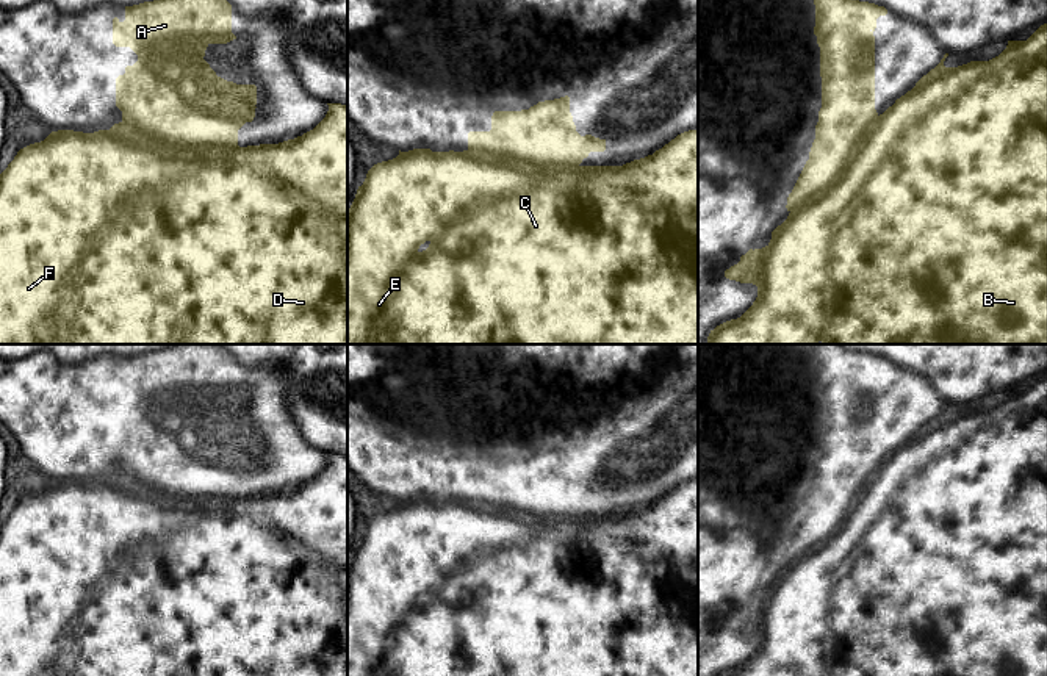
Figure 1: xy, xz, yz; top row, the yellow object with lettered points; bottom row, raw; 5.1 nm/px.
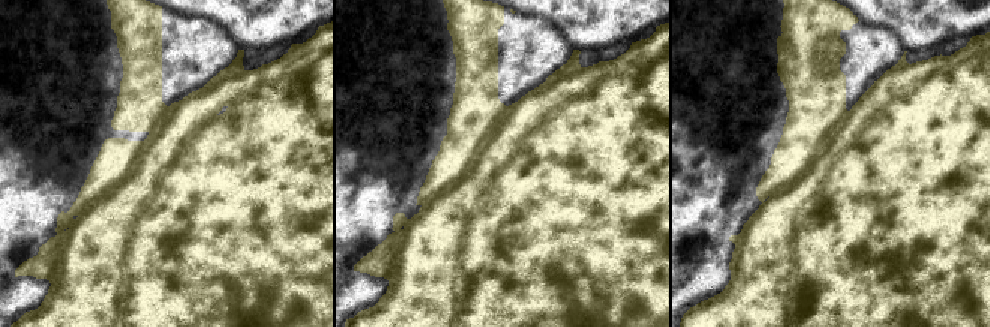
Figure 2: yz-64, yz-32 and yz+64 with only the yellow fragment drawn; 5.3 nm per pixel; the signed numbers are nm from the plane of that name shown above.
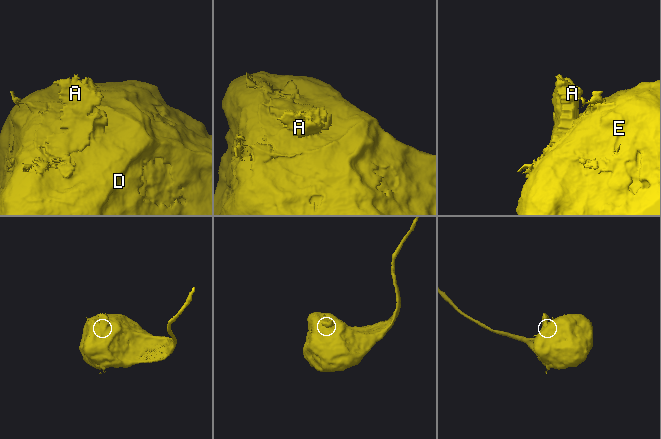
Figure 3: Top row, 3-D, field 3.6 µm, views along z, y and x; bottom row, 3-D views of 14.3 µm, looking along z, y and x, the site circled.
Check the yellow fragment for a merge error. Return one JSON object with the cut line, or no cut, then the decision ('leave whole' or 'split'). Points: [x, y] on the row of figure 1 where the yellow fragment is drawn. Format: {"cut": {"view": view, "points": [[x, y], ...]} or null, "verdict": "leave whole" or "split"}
{"cut": {"view": "xy", "points": [[122, 121], [183, 149], [237, 146]]}, "verdict": "split"}

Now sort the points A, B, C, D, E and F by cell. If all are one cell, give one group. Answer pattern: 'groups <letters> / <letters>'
groups A / B C D E F

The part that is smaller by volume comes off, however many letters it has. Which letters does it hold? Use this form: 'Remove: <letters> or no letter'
Remove: A

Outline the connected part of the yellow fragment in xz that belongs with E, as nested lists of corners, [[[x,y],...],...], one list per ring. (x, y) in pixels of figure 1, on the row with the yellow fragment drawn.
[[[698,128],[623,166],[540,166],[485,150],[413,149],[374,164],[347,210],[347,344],[698,344]]]

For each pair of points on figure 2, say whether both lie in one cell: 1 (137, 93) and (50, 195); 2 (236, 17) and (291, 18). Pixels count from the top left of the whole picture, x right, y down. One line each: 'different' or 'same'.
1: same
2: same

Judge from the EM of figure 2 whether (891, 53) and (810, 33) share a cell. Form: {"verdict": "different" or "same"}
{"verdict": "same"}

